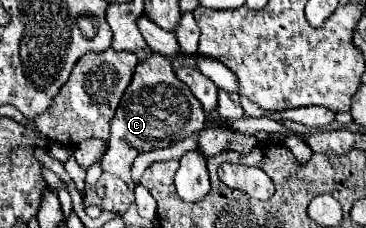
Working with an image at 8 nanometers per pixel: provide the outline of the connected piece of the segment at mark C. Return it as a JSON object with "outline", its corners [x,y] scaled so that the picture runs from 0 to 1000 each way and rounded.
{"outline":[[[415,224],[404,259],[377,276],[361,364],[328,434],[328,469],[317,478],[317,504],[306,522],[306,583],[295,610],[290,680],[279,697],[279,750],[311,759],[333,776],[350,811],[361,811],[355,732],[372,680],[432,645],[481,636],[525,583],[541,583],[557,557],[557,539],[563,496],[552,461],[536,443],[519,390],[503,364],[492,364],[492,346],[481,346],[470,268]]]}

